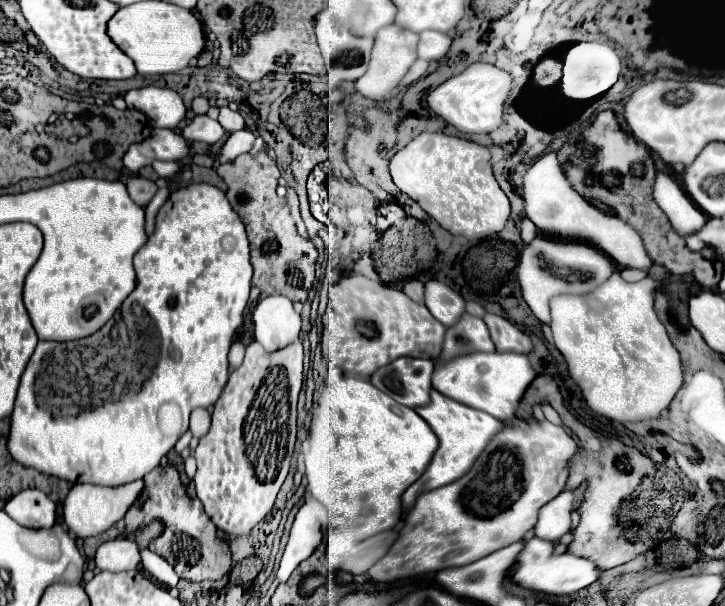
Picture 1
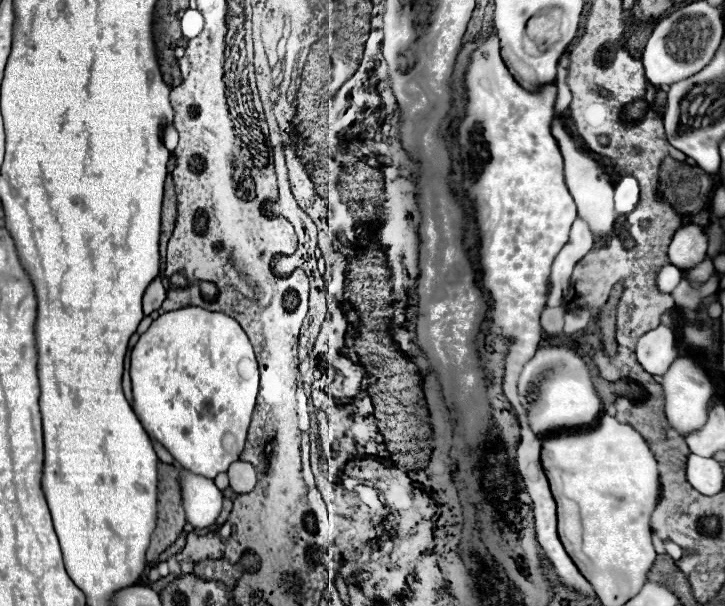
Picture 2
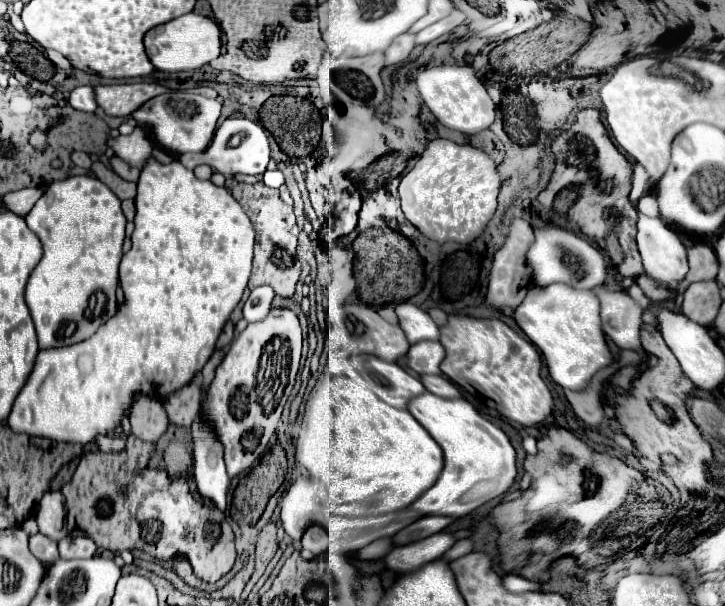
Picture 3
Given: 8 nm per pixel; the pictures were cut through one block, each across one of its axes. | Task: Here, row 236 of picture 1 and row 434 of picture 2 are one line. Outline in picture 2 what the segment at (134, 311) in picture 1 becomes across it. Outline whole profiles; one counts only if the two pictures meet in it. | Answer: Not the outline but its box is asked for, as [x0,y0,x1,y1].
[130,306,258,478]

